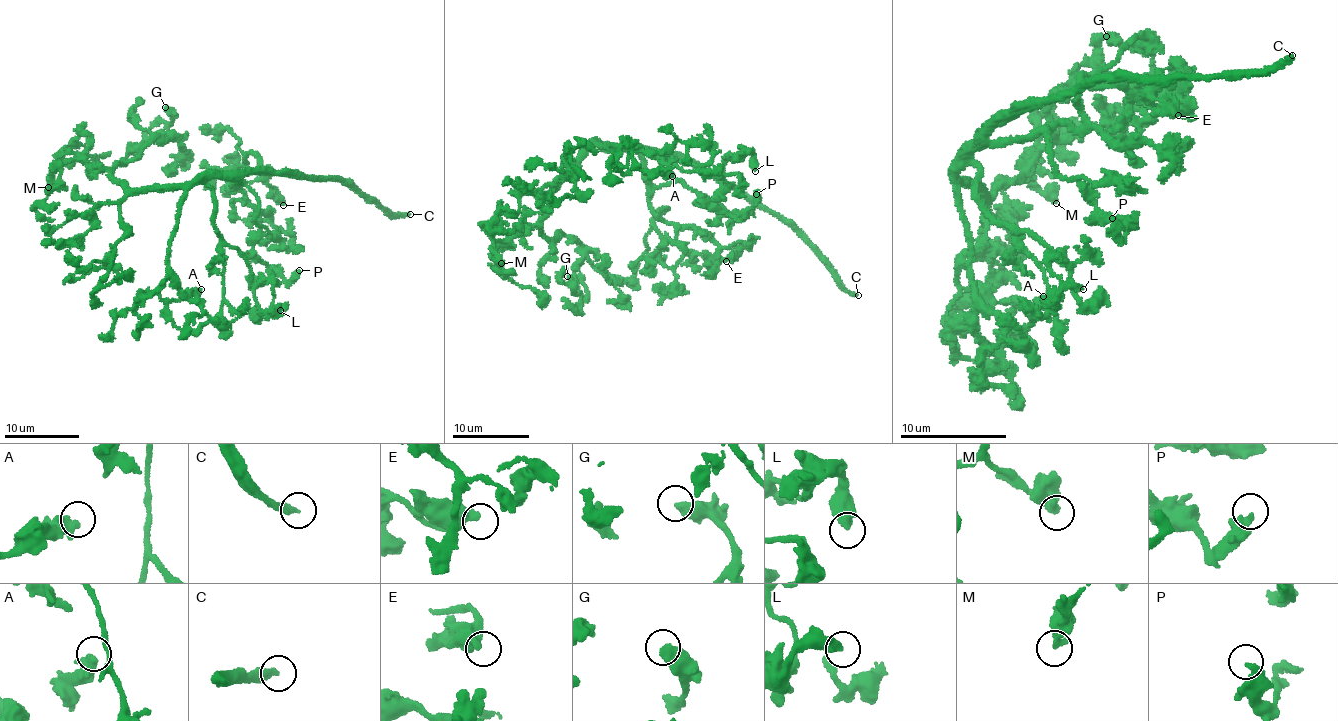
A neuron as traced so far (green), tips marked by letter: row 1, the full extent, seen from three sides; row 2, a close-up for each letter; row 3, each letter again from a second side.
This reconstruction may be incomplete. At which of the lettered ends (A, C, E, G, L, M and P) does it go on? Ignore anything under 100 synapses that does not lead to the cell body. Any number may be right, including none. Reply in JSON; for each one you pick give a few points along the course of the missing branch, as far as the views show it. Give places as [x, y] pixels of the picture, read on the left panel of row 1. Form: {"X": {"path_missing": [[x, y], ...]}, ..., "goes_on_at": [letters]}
{"goes_on_at": ["C"]}

